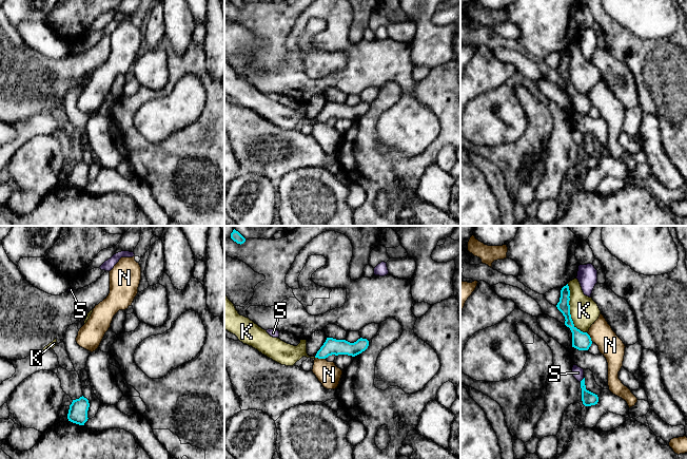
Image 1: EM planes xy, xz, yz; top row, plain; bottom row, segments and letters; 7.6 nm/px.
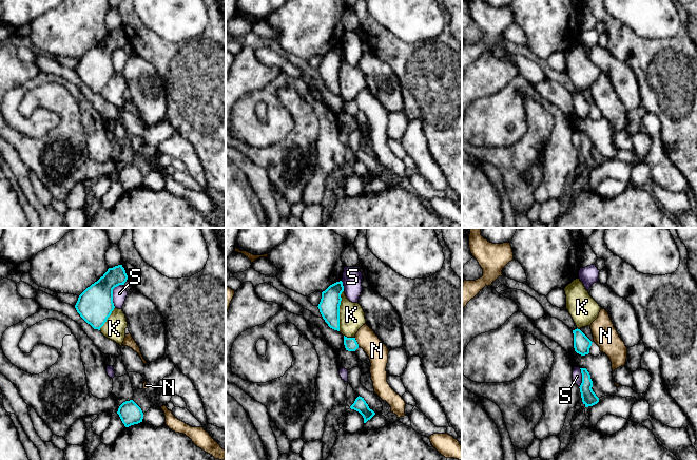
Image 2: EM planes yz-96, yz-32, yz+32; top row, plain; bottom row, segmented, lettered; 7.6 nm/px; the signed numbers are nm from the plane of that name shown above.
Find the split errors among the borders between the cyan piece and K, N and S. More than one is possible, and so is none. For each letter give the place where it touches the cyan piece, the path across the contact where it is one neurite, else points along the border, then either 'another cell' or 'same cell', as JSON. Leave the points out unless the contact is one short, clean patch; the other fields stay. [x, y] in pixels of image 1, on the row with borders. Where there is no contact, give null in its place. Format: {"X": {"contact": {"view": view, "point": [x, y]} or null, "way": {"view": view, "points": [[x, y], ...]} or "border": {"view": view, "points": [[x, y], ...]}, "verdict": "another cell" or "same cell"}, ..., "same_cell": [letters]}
{"K": {"contact": {"view": "yz", "point": [569, 311]}, "verdict": "another cell"}, "N": {"contact": {"view": "xz", "point": [320, 358]}, "border": {"view": "xz", "points": [[315, 357], [325, 359]]}, "verdict": "another cell"}, "S": {"contact": {"view": "yz", "point": [583, 379]}, "verdict": "another cell"}, "same_cell": []}

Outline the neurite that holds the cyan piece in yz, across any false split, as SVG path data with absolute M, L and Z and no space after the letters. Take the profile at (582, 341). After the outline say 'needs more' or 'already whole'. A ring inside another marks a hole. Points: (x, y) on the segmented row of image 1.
M567 284L561 290L561 298L556 307L565 317L565 325L569 327L572 332L572 347L578 350L588 350L592 344L591 338L587 332L583 332L574 326L570 314L569 297L570 290Z | already whole

